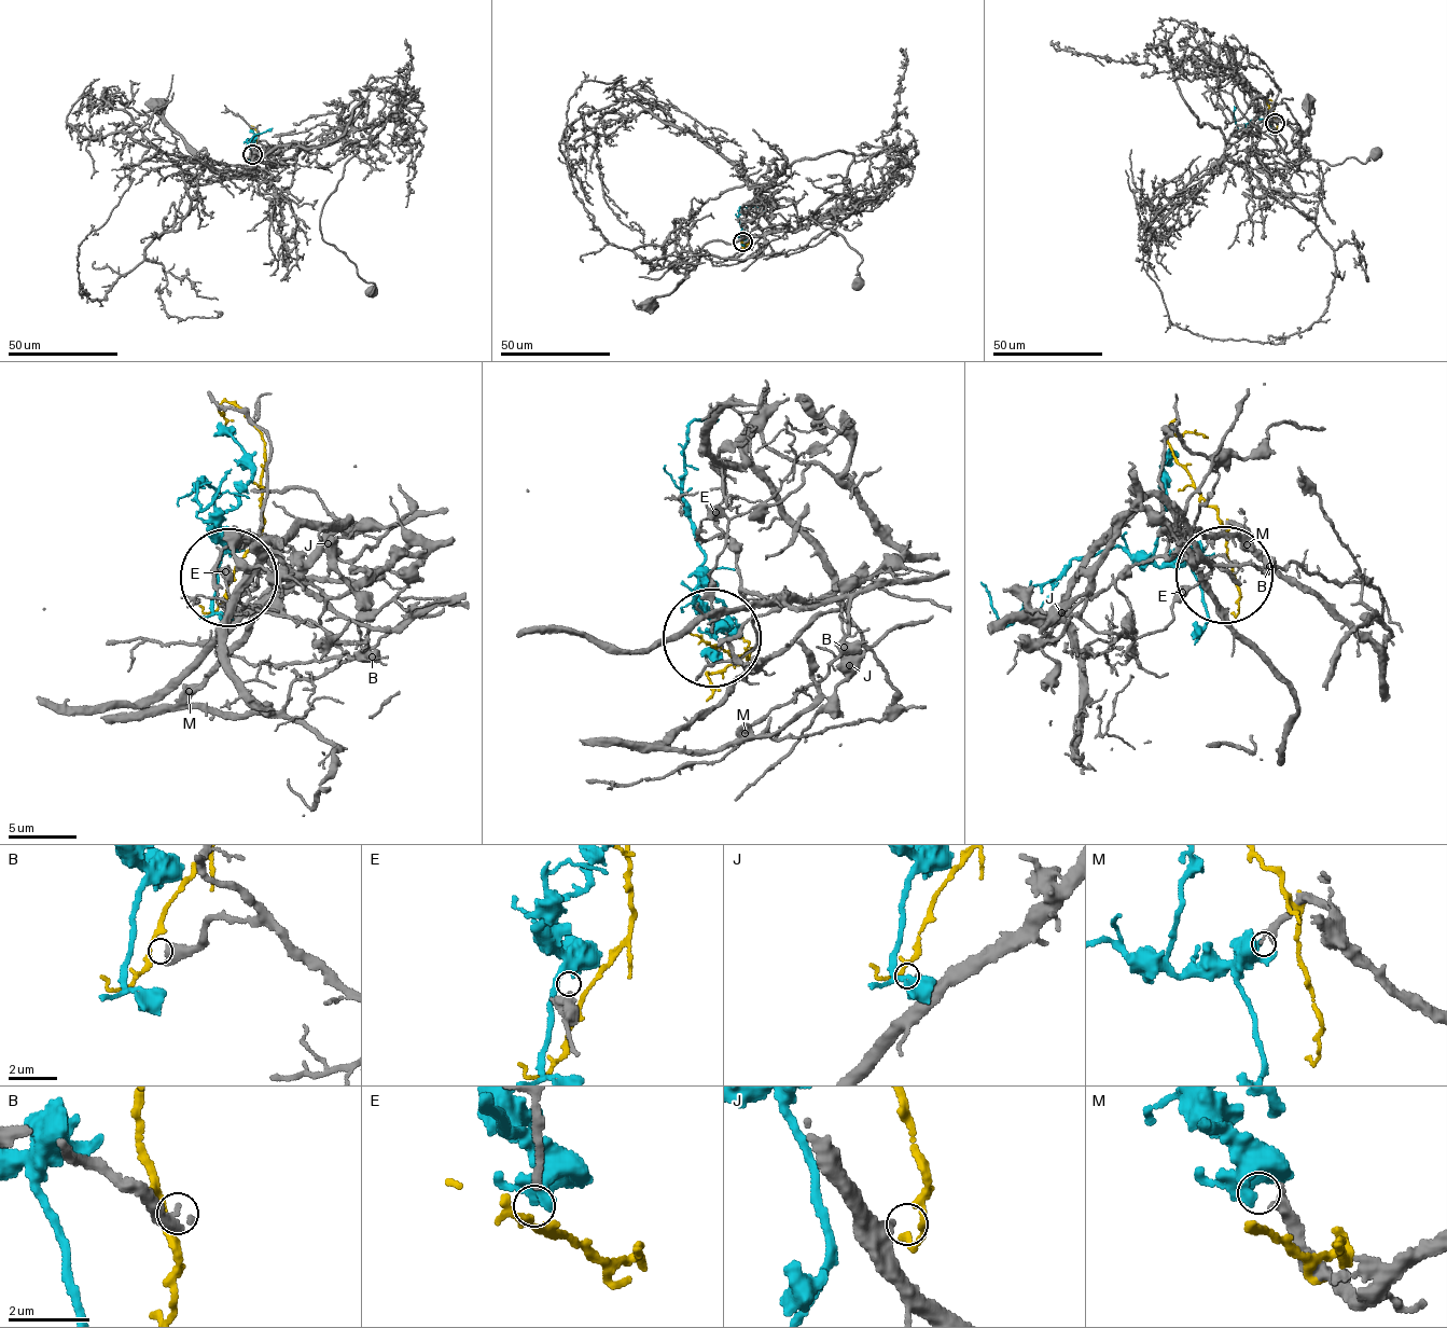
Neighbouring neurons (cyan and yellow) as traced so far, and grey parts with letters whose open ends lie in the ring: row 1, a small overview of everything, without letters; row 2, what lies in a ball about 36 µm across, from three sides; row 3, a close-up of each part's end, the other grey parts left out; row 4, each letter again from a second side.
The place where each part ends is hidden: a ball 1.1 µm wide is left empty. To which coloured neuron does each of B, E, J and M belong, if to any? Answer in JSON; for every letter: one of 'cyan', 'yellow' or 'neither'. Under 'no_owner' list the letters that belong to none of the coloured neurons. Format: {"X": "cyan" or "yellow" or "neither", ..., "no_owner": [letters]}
{"B": "neither", "E": "neither", "J": "yellow", "M": "cyan", "no_owner": ["B", "E"]}

